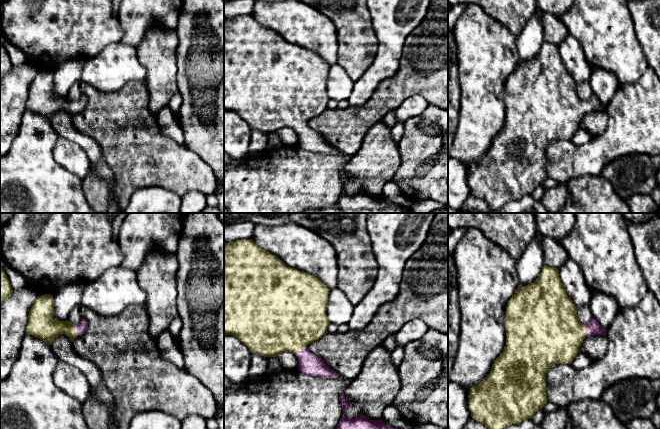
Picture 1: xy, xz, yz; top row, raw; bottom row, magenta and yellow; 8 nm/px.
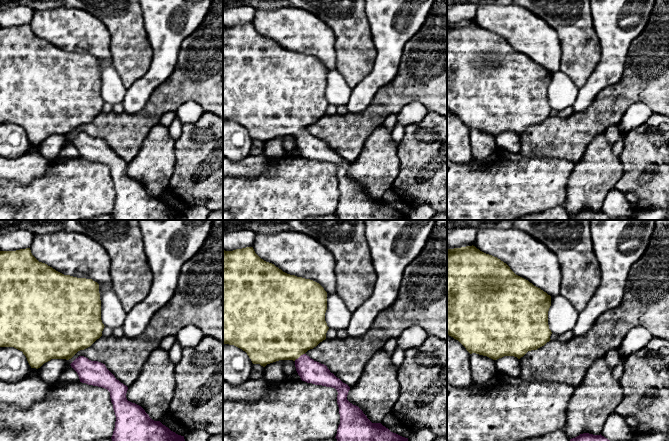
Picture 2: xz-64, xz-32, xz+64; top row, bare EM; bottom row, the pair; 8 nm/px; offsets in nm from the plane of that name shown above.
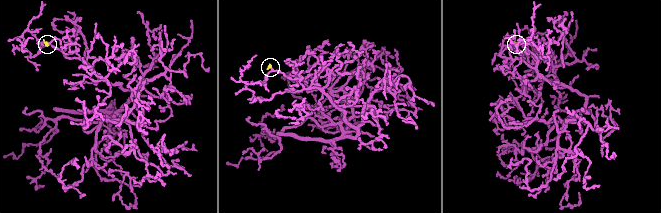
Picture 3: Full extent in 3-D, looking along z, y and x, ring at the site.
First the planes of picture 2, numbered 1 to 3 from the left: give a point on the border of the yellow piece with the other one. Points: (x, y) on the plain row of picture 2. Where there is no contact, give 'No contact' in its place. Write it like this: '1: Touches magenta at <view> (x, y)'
1: No contact
2: Touches magenta at xz-32 (300, 132)
3: No contact

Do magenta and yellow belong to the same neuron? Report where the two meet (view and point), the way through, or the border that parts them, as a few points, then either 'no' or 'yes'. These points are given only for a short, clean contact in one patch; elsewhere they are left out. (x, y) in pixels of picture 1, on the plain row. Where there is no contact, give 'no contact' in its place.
contact xy (76, 107); way xy (82, 102), (76, 107), (67, 104), (47, 104); yes

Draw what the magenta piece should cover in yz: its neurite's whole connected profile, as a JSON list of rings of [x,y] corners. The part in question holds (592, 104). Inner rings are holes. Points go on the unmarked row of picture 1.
[[[544,41],[539,53],[526,62],[519,61],[506,82],[506,122],[494,137],[490,149],[477,162],[469,166],[469,186],[477,198],[484,200],[491,210],[497,211],[512,200],[532,195],[548,178],[546,169],[547,146],[555,140],[571,140],[580,128],[584,114],[605,112],[607,105],[592,94],[586,101],[578,95],[577,83],[568,73],[559,53],[558,44]]]

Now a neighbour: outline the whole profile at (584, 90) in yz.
[[[577,83],[577,90],[579,97],[584,101],[586,101],[593,94],[588,83]]]

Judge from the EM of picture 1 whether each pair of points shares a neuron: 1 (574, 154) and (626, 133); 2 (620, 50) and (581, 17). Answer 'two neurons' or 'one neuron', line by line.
1: one neuron
2: one neuron

